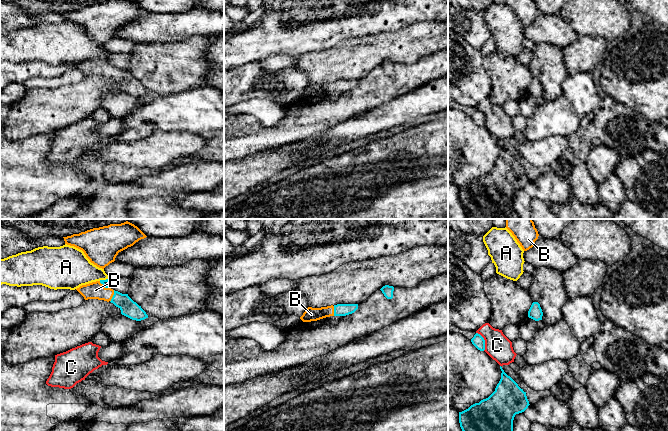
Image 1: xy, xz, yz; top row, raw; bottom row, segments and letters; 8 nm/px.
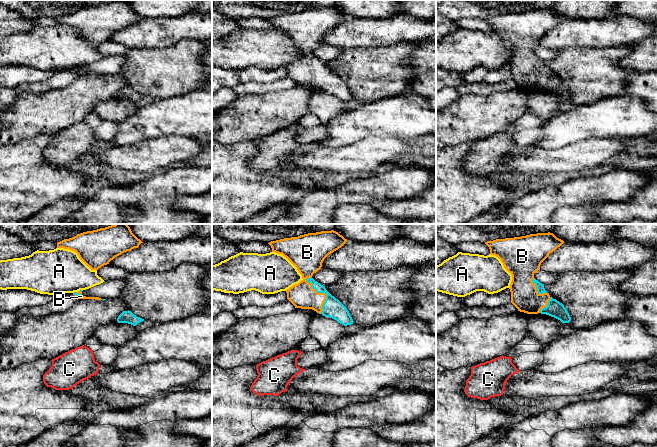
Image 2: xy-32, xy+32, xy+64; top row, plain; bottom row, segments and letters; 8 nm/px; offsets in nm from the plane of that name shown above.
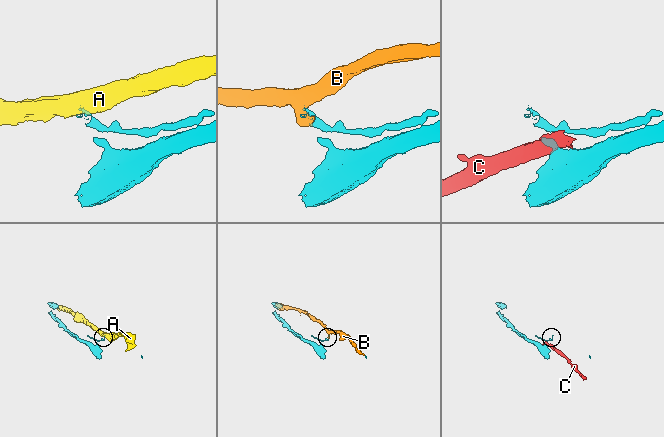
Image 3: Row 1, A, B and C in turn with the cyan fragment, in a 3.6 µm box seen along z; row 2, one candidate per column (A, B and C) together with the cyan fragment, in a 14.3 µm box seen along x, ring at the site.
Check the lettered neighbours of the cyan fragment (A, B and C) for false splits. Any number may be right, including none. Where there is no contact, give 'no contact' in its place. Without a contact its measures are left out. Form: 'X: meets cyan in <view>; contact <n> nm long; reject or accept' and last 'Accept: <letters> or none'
A: meets cyan in xy; contact 80 nm long; reject
B: meets cyan in xy; contact 100 nm long; accept
C: meets cyan in yz; contact 170 nm long; reject
Accept: B

